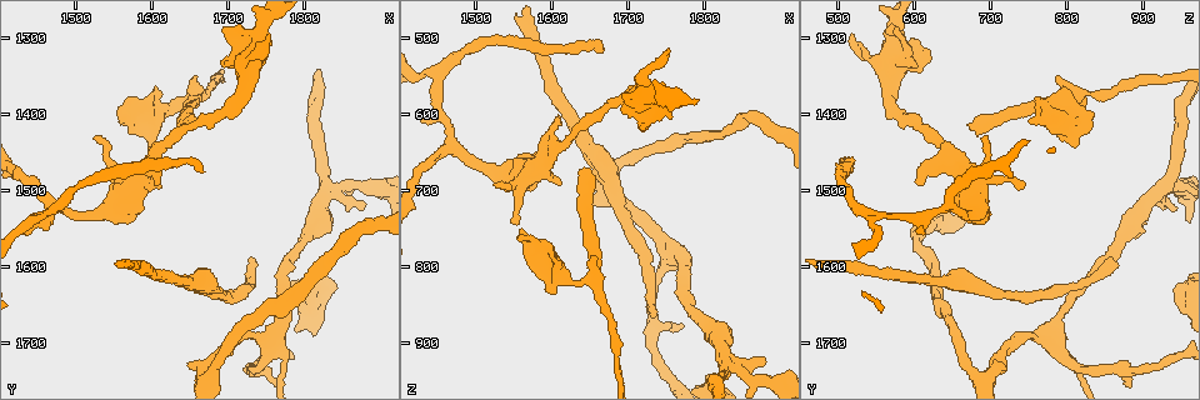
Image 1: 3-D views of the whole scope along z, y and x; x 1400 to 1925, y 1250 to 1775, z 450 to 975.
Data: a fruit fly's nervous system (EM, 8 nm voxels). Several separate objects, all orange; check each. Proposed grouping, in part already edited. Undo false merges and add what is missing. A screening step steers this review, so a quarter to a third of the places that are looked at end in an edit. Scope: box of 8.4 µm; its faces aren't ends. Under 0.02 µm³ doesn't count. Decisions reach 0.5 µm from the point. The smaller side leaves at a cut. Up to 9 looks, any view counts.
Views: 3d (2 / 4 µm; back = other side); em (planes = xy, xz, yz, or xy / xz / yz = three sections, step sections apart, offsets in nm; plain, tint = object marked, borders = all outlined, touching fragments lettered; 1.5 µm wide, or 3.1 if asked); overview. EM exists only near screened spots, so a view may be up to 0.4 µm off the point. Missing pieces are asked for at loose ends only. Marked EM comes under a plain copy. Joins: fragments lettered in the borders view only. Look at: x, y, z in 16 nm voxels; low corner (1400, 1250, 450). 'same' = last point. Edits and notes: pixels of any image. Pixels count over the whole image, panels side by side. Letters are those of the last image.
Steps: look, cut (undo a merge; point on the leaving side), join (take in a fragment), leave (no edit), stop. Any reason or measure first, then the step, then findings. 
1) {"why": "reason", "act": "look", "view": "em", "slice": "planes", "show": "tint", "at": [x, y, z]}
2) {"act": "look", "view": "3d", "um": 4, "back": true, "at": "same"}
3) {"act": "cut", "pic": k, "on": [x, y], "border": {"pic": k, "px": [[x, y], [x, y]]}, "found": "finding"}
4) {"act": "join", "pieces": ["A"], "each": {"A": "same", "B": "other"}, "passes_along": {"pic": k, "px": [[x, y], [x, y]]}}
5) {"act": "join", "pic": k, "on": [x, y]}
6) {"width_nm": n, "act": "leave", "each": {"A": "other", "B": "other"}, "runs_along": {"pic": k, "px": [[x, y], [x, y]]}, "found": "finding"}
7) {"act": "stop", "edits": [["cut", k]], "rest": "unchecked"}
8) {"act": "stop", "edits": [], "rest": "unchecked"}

{"why": "abrupt turn", "act": "look", "view": "3d", "um": 4, "at": [1450, 1535, 560]}

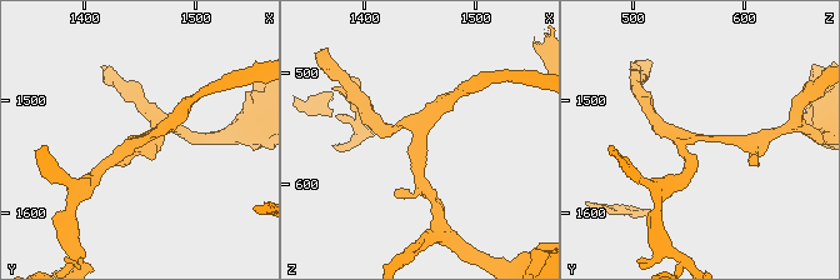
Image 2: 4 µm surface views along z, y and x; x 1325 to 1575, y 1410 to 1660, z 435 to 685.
{"arms": 3, "why": "shape alone is not enough", "act": "look", "view": "em", "slice": "planes", "show": "borders", "at": [1450, 1534, 556]}

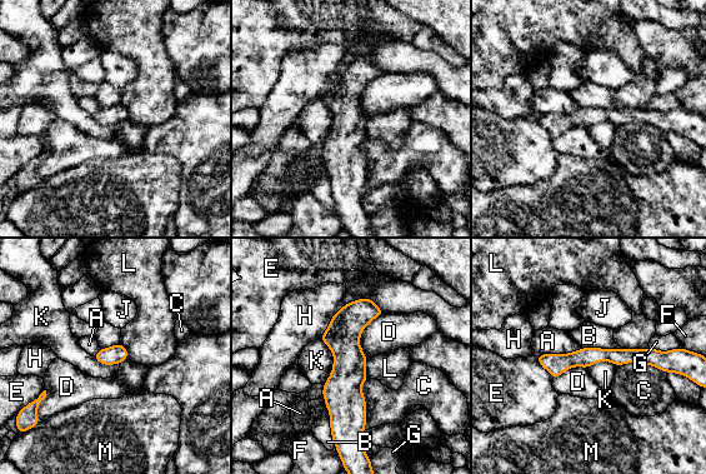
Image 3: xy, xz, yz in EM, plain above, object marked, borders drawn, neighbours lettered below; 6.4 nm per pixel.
{"width_nm": 120, "longest_contact_nm": ["C", 340], "act": "leave", "each": {"A": "other", "B": "other", "C": "other", "D": "other", "E": "other", "F": "other", "G": "other", "H": "other", "J": "other", "K": "other", "L": "other", "M": "other"}, "found": "all the same neuron"}

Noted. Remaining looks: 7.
{"why": "an open end", "act": "look", "view": "em", "um": 3.1, "slice": "planes", "show": "borders", "at": [1690, 1290, 575]}

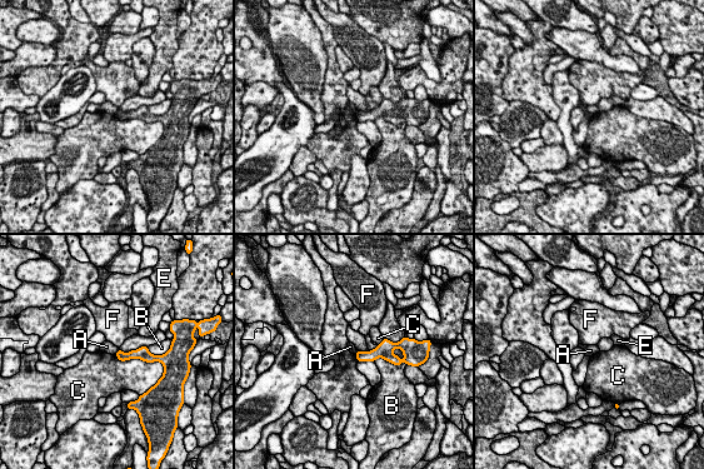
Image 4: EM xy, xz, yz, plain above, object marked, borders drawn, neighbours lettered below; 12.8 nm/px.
{"act": "leave", "each": {"A": "other", "B": "other", "C": "other", "E": "other", "F": "other"}, "border": {"pic": 4, "px": [[119, 349], [115, 354]]}, "found": "no lettered fragment goes on from it"}

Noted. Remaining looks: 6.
{"why": "free end", "act": "look", "view": "em", "slice": "planes", "show": "borders", "at": [1655, 1355, 785]}

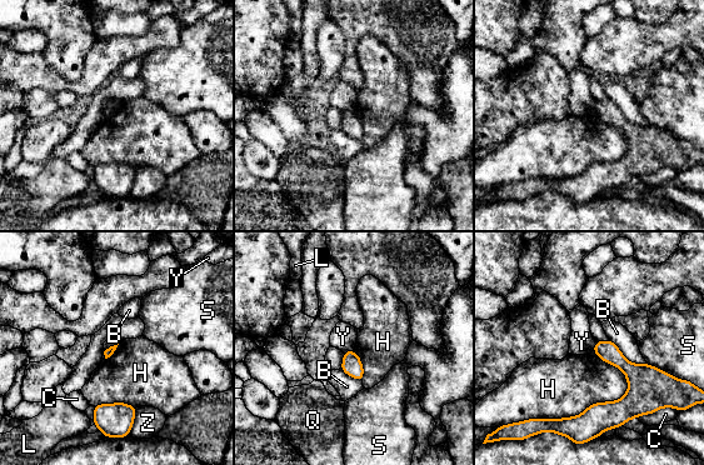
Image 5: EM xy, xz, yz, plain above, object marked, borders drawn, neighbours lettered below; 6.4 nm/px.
{"act": "leave", "each": {"B": "other", "C": "other", "H": "other", "L": "other", "Q": "other", "S": "other", "Y": "other", "Z": "other"}, "border": {"pic": 5, "px": [[624, 373], [618, 399], [539, 419]]}, "found": "no lettered fragment goes on from it"}

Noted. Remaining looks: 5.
{"why": "thin end", "act": "look", "view": "3d", "um": 4, "at": [1880, 1515, 920]}

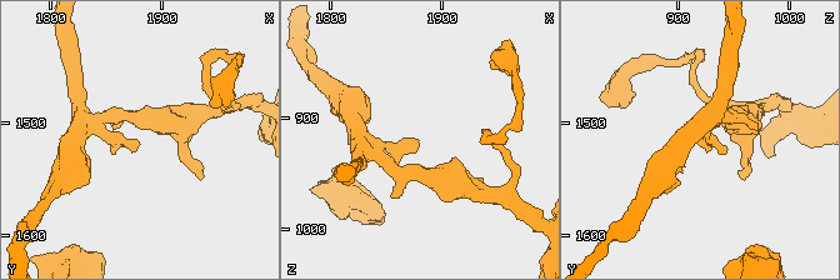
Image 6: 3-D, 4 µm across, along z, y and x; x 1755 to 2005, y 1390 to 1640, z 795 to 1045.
{"why": "now the EM", "act": "look", "view": "em", "slice": "xz", "step": 8, "show": "borders", "at": [1878, 1516, 920]}

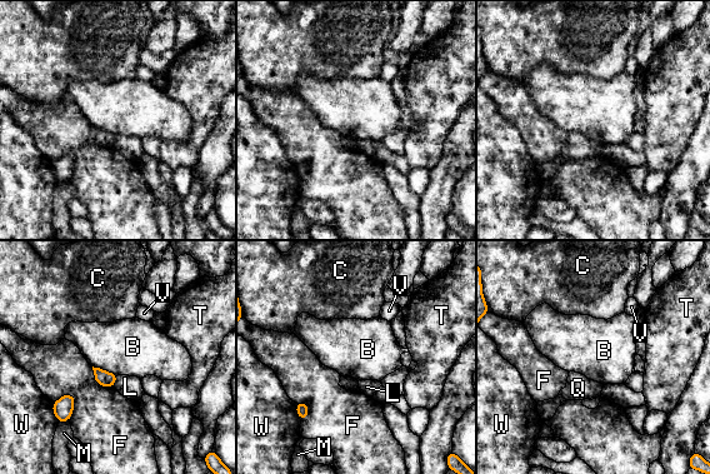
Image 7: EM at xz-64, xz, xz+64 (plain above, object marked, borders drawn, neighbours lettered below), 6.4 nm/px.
{"act": "look", "view": "em", "slice": "planes", "show": "borders", "at": "same"}

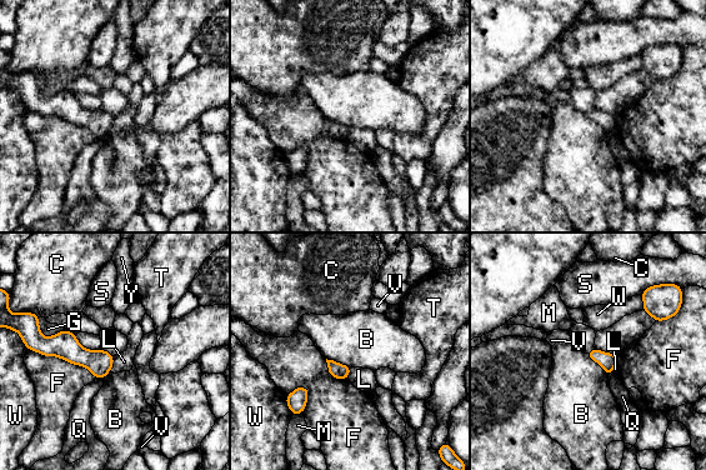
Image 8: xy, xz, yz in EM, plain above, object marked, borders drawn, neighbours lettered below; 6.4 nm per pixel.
{"act": "leave", "each": {"B": "other", "C": "other", "F": "other", "G": "other", "L": "other", "M": "other", "Q": "other", "S": "other", "T": "other", "V": "other", "W": "other", "Y": "other"}, "border": {"pic": 8, "px": [[326, 358], [346, 364], [350, 368]]}, "found": "no lettered fragment goes on from it"}

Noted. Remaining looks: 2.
{"act": "stop", "edits": [], "rest": "unchecked"}

